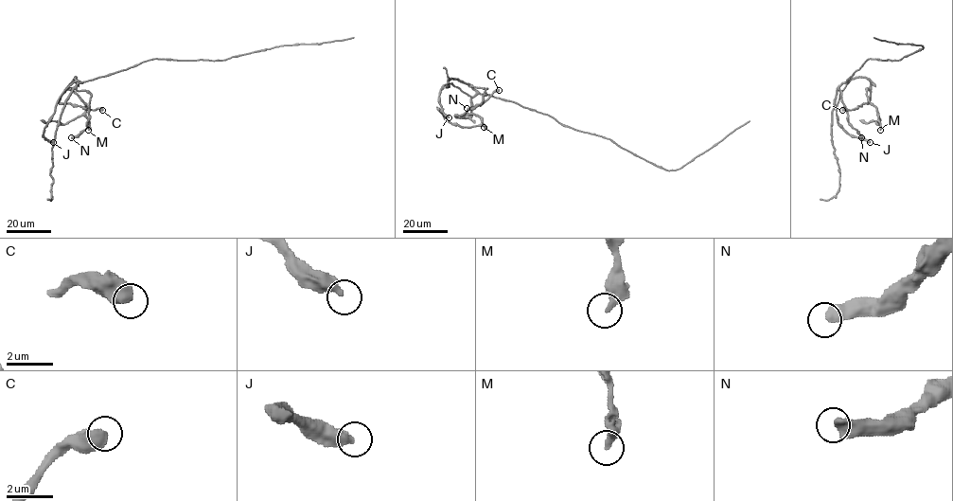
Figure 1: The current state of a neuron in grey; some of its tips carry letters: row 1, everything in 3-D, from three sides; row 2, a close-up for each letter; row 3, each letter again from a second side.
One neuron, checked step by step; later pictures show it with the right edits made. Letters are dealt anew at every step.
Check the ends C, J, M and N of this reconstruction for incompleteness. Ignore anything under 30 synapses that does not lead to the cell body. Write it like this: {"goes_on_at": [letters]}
{"goes_on_at": []}

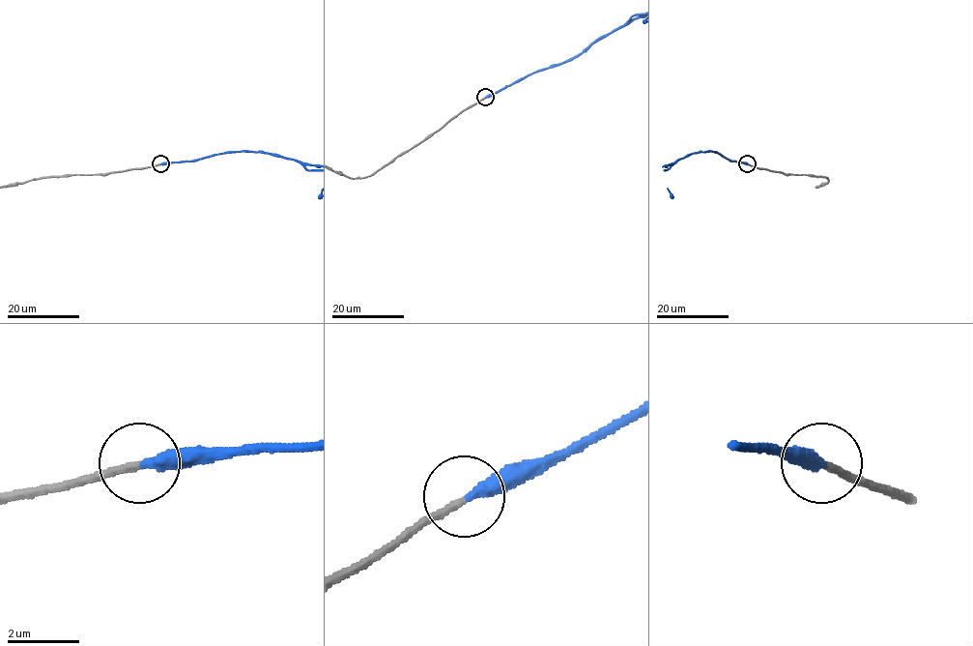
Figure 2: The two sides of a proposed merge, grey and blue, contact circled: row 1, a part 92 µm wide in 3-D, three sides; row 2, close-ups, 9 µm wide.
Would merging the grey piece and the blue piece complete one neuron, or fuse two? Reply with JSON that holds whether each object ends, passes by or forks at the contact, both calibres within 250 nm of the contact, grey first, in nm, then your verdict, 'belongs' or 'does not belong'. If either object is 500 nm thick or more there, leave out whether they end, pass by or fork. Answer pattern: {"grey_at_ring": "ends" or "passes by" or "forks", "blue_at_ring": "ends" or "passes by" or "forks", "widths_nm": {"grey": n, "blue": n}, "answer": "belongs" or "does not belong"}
{"grey_at_ring": "ends", "blue_at_ring": "ends", "widths_nm": {"grey": 190, "blue": 340}, "answer": "belongs"}

